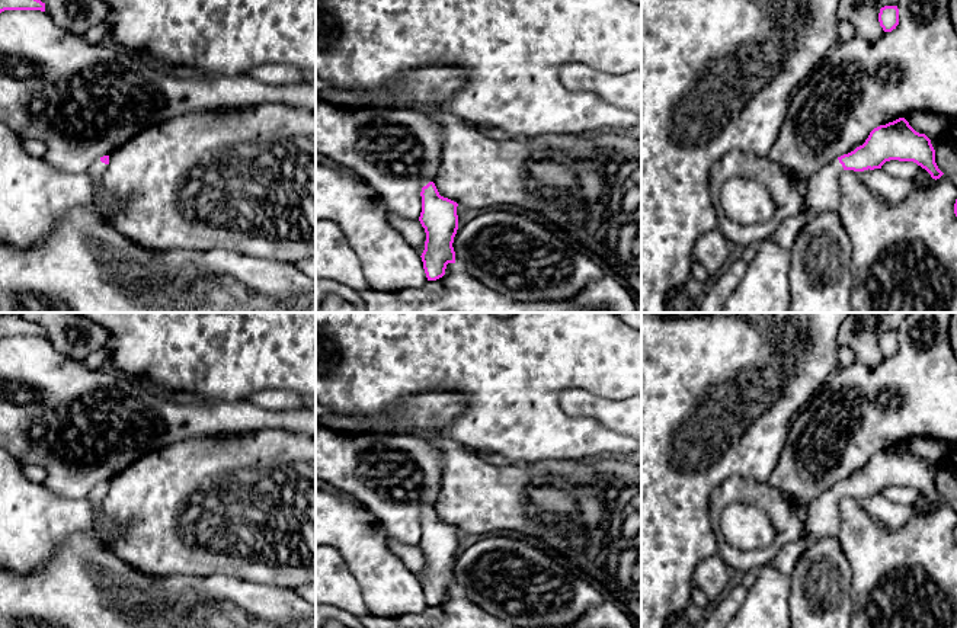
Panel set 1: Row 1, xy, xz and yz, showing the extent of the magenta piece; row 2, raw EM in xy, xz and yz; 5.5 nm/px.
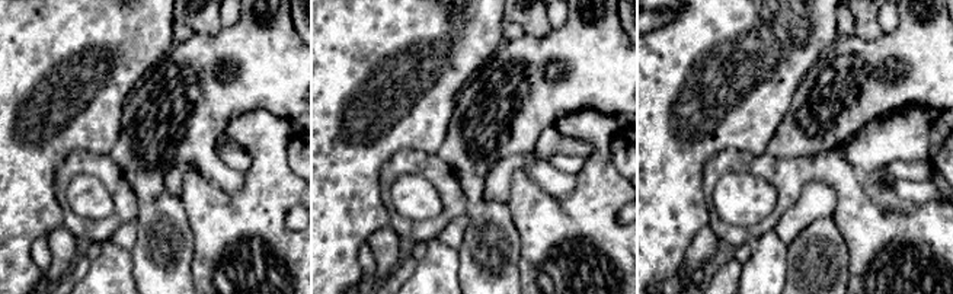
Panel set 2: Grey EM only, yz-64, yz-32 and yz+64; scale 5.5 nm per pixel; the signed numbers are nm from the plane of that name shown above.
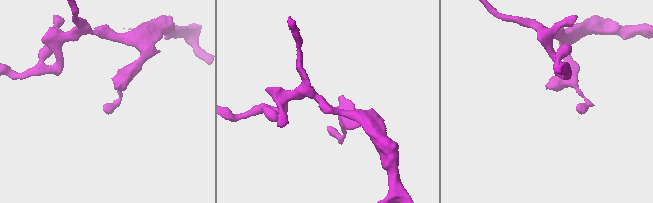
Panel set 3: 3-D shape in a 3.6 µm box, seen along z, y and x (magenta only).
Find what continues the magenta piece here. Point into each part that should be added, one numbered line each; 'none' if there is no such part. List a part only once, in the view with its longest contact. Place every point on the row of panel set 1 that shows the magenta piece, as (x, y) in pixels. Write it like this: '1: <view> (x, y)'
1: yz (823, 189)

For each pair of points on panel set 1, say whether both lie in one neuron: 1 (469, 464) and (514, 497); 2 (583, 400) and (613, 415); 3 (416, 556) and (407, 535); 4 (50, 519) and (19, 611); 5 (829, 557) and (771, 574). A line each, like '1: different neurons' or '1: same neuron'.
1: same neuron
2: same neuron
3: different neurons
4: different neurons
5: different neurons

